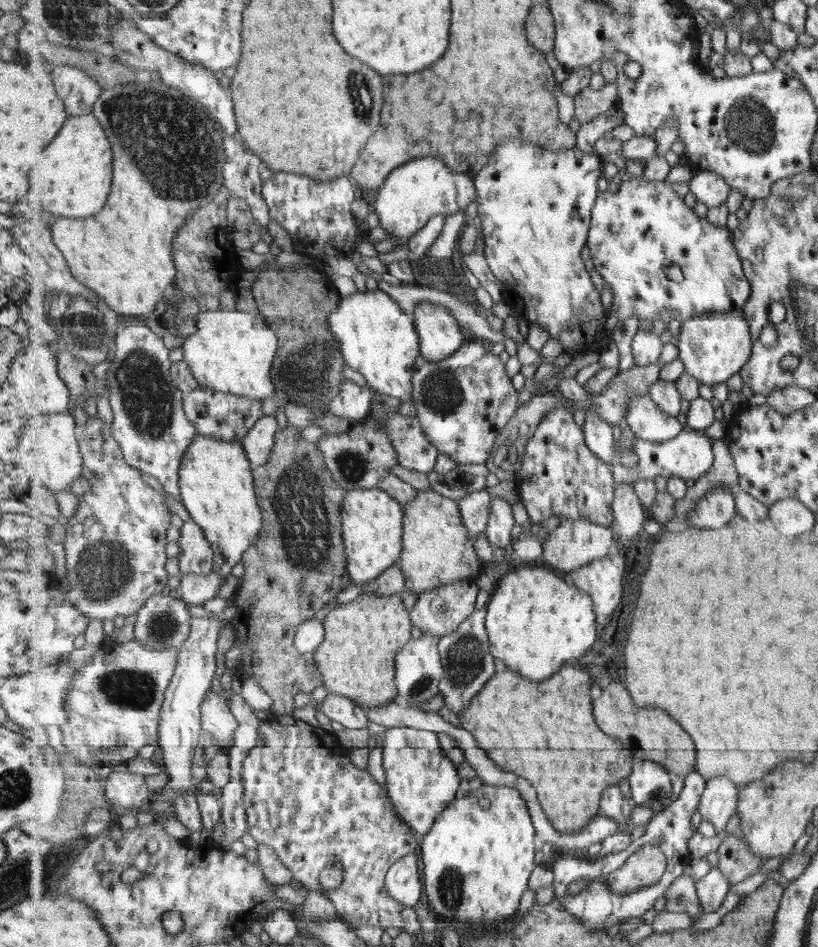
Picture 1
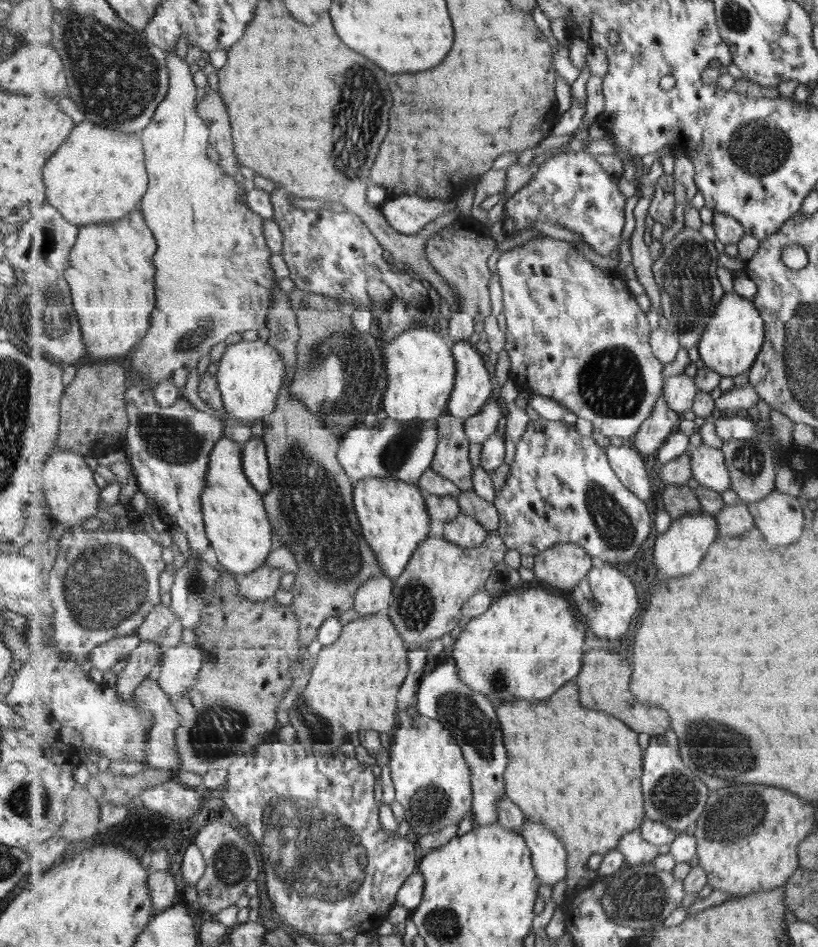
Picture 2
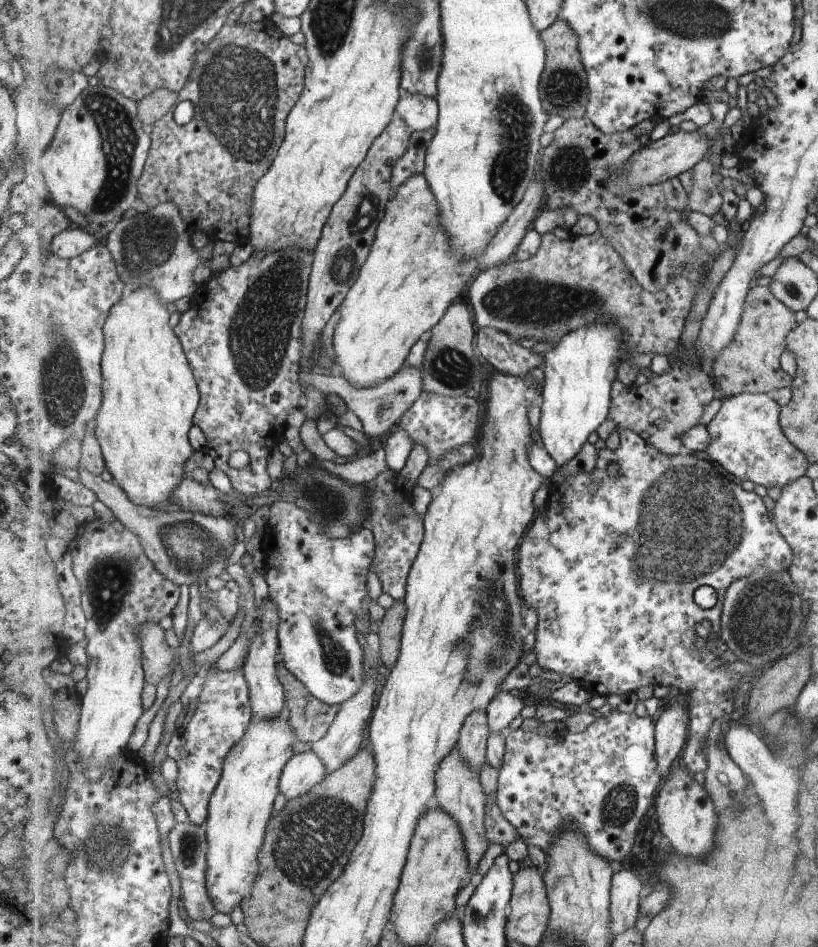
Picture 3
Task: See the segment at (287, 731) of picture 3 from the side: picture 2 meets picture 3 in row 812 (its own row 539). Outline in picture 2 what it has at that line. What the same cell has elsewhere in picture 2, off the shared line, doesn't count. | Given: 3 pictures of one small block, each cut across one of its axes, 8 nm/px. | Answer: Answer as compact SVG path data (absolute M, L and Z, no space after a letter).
M223 437L217 441L210 456L207 486L202 494L202 509L207 536L210 538L214 559L227 572L241 576L267 564L271 554L274 527L263 497L249 480L244 469L244 445Z

